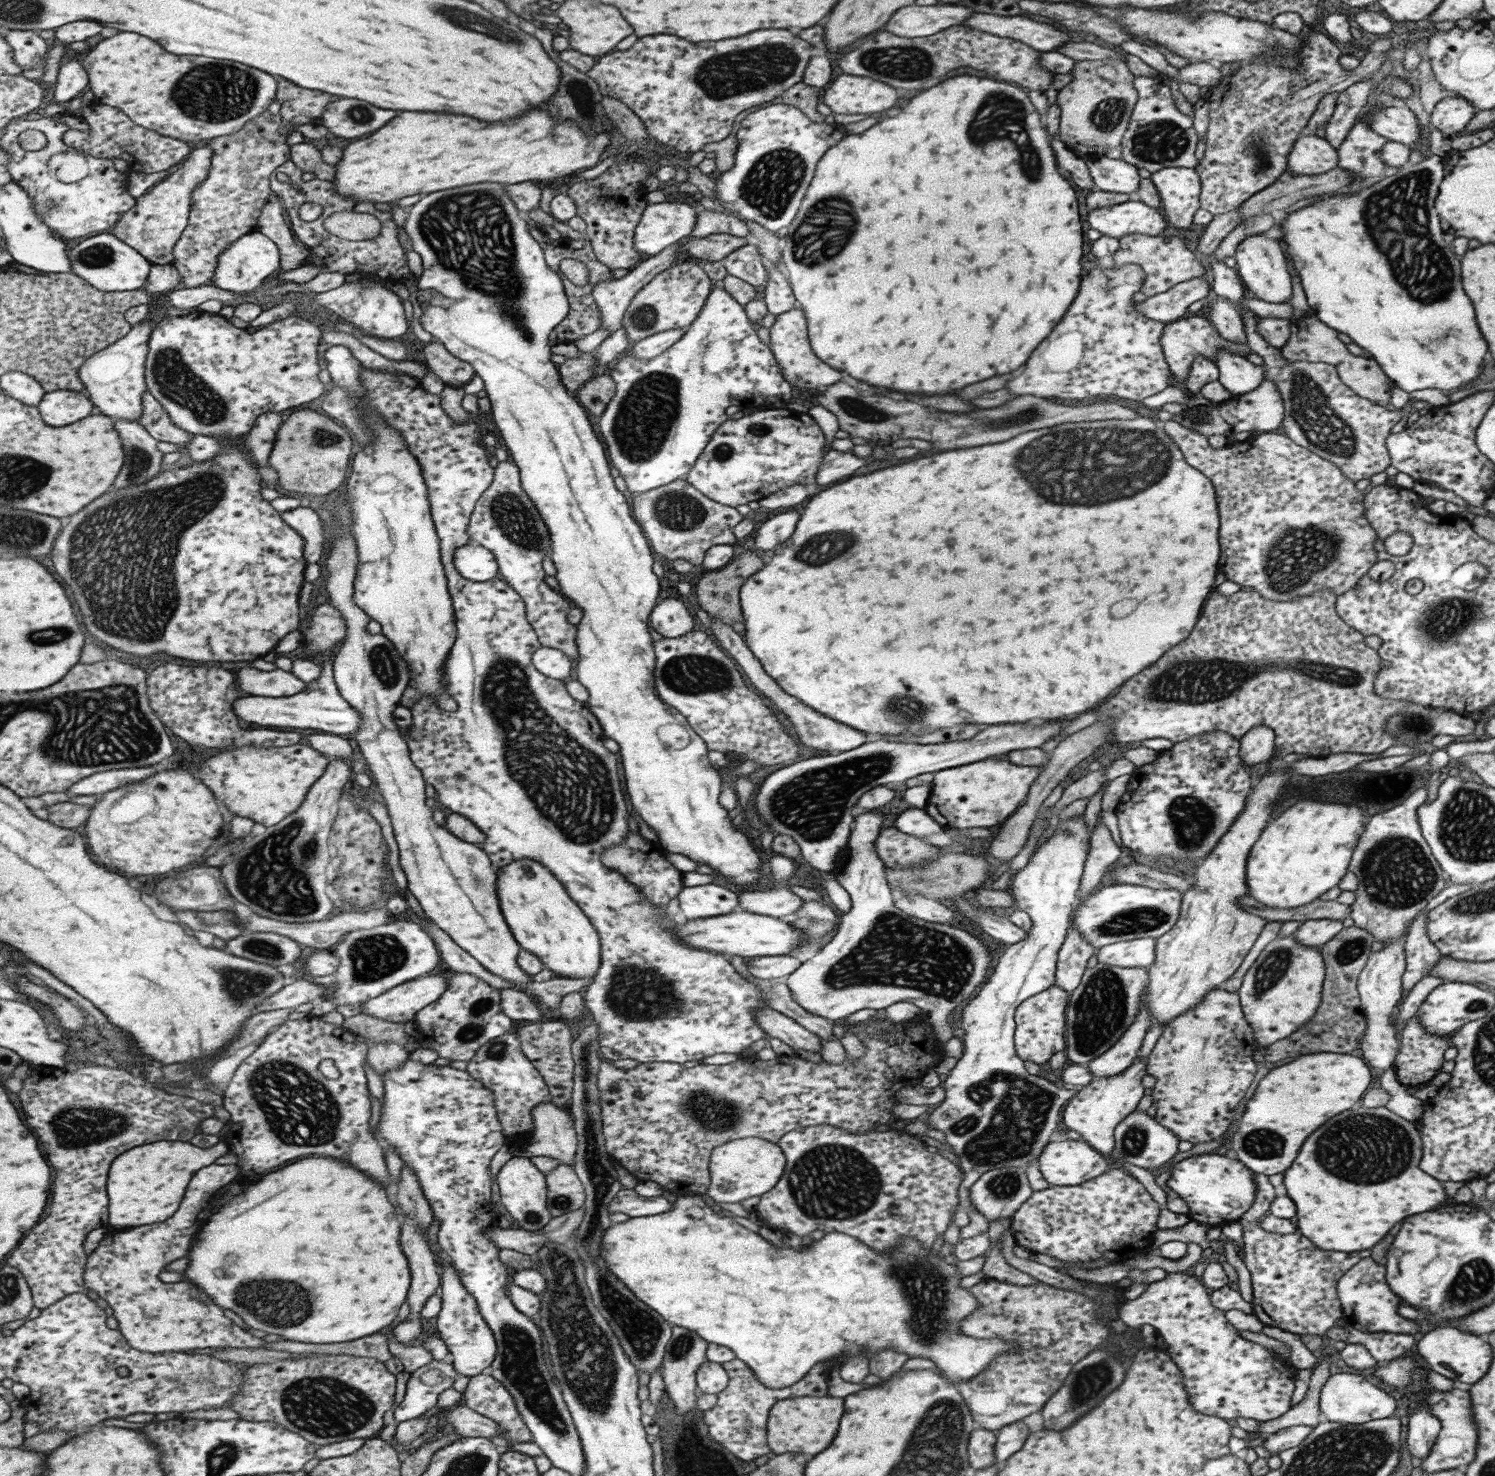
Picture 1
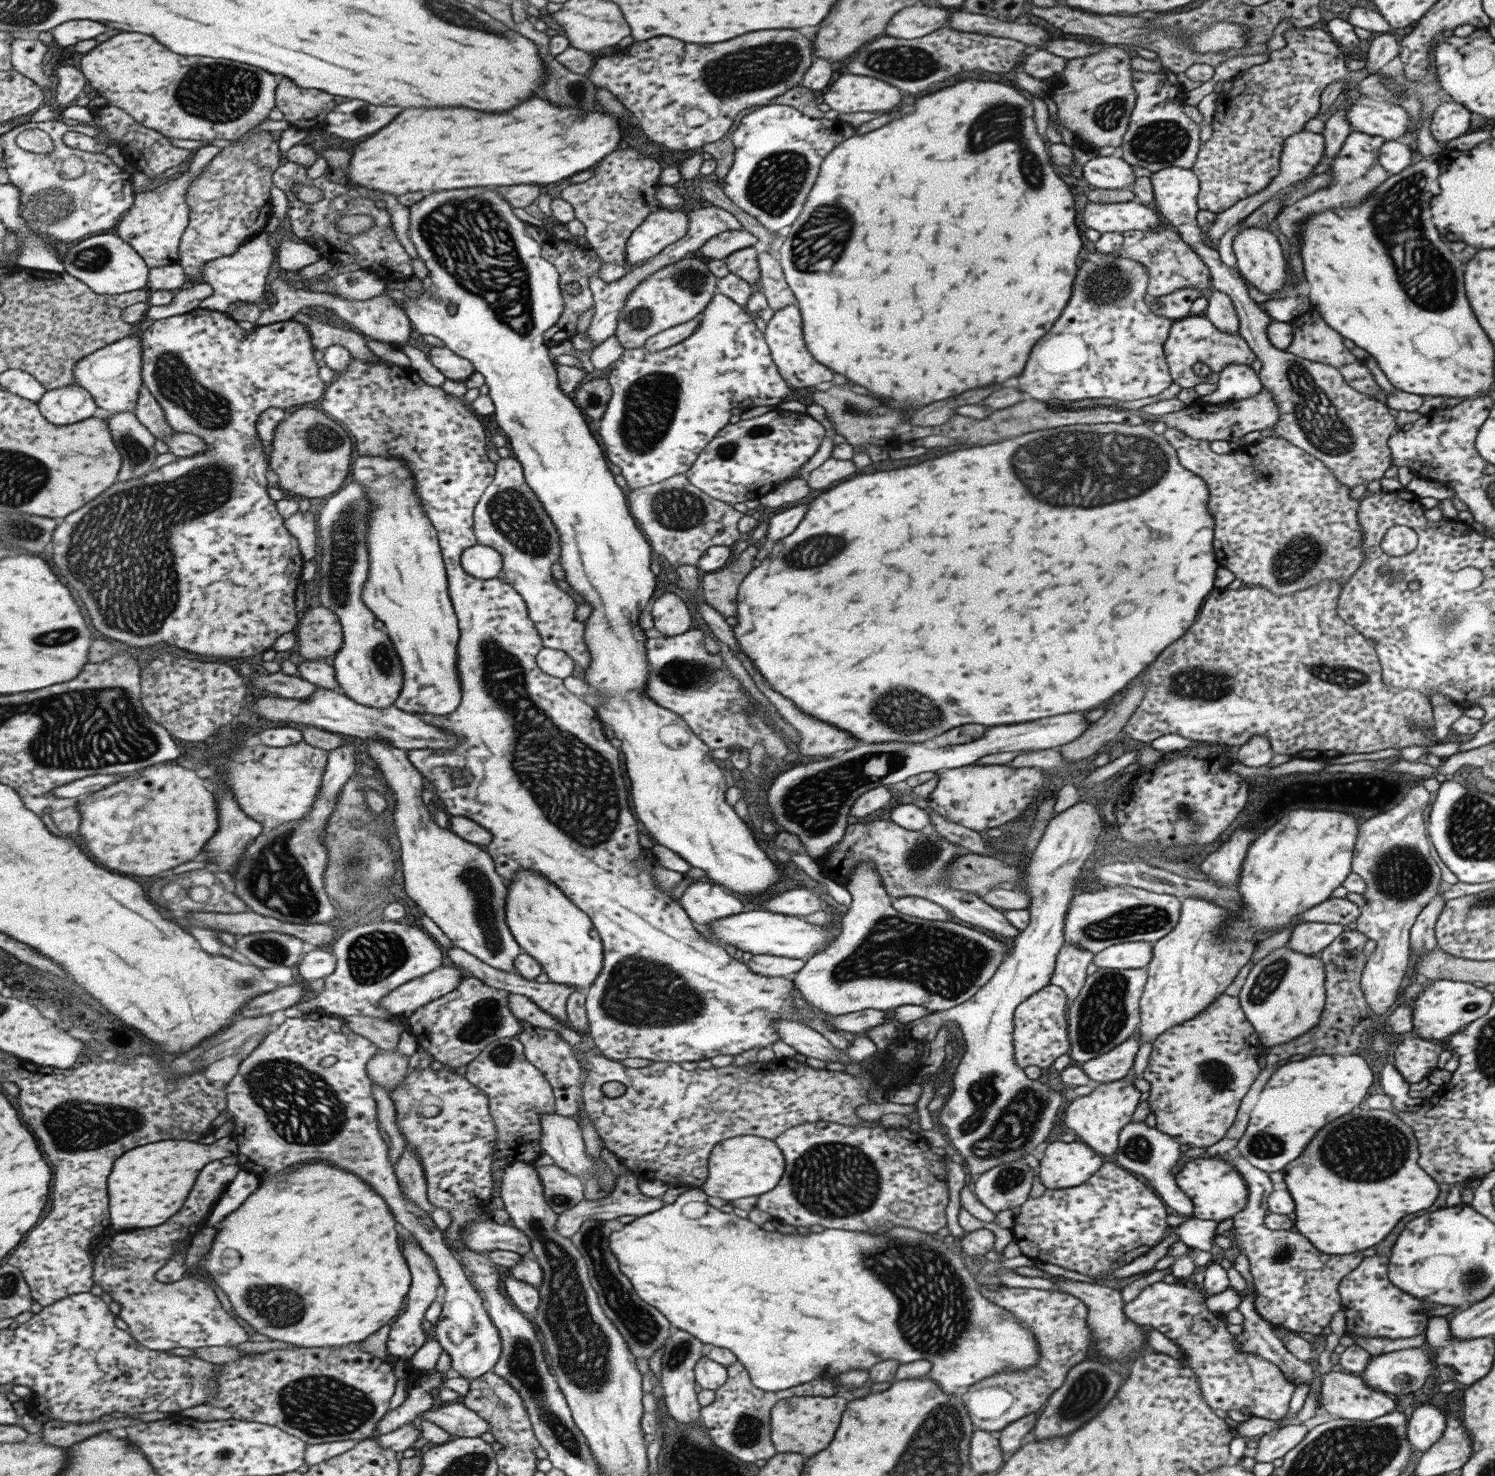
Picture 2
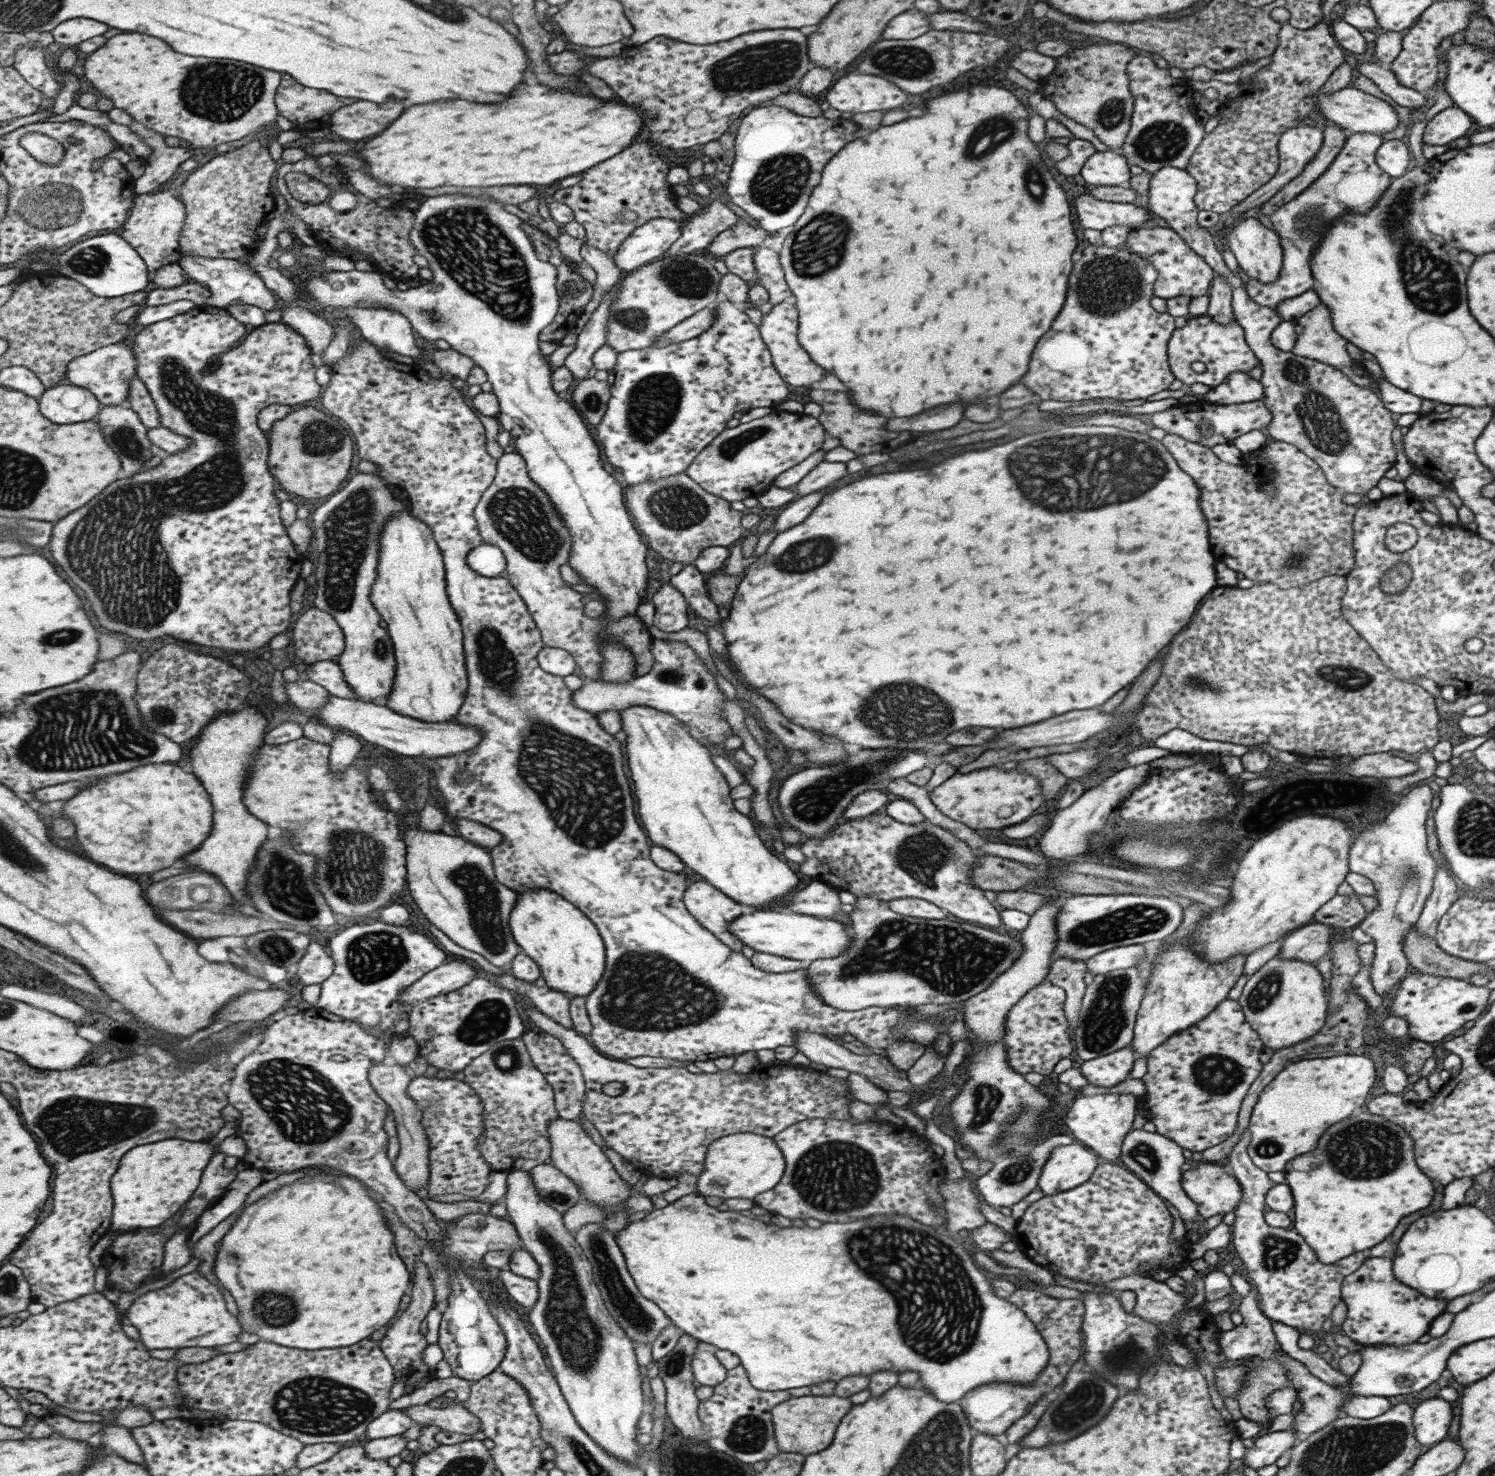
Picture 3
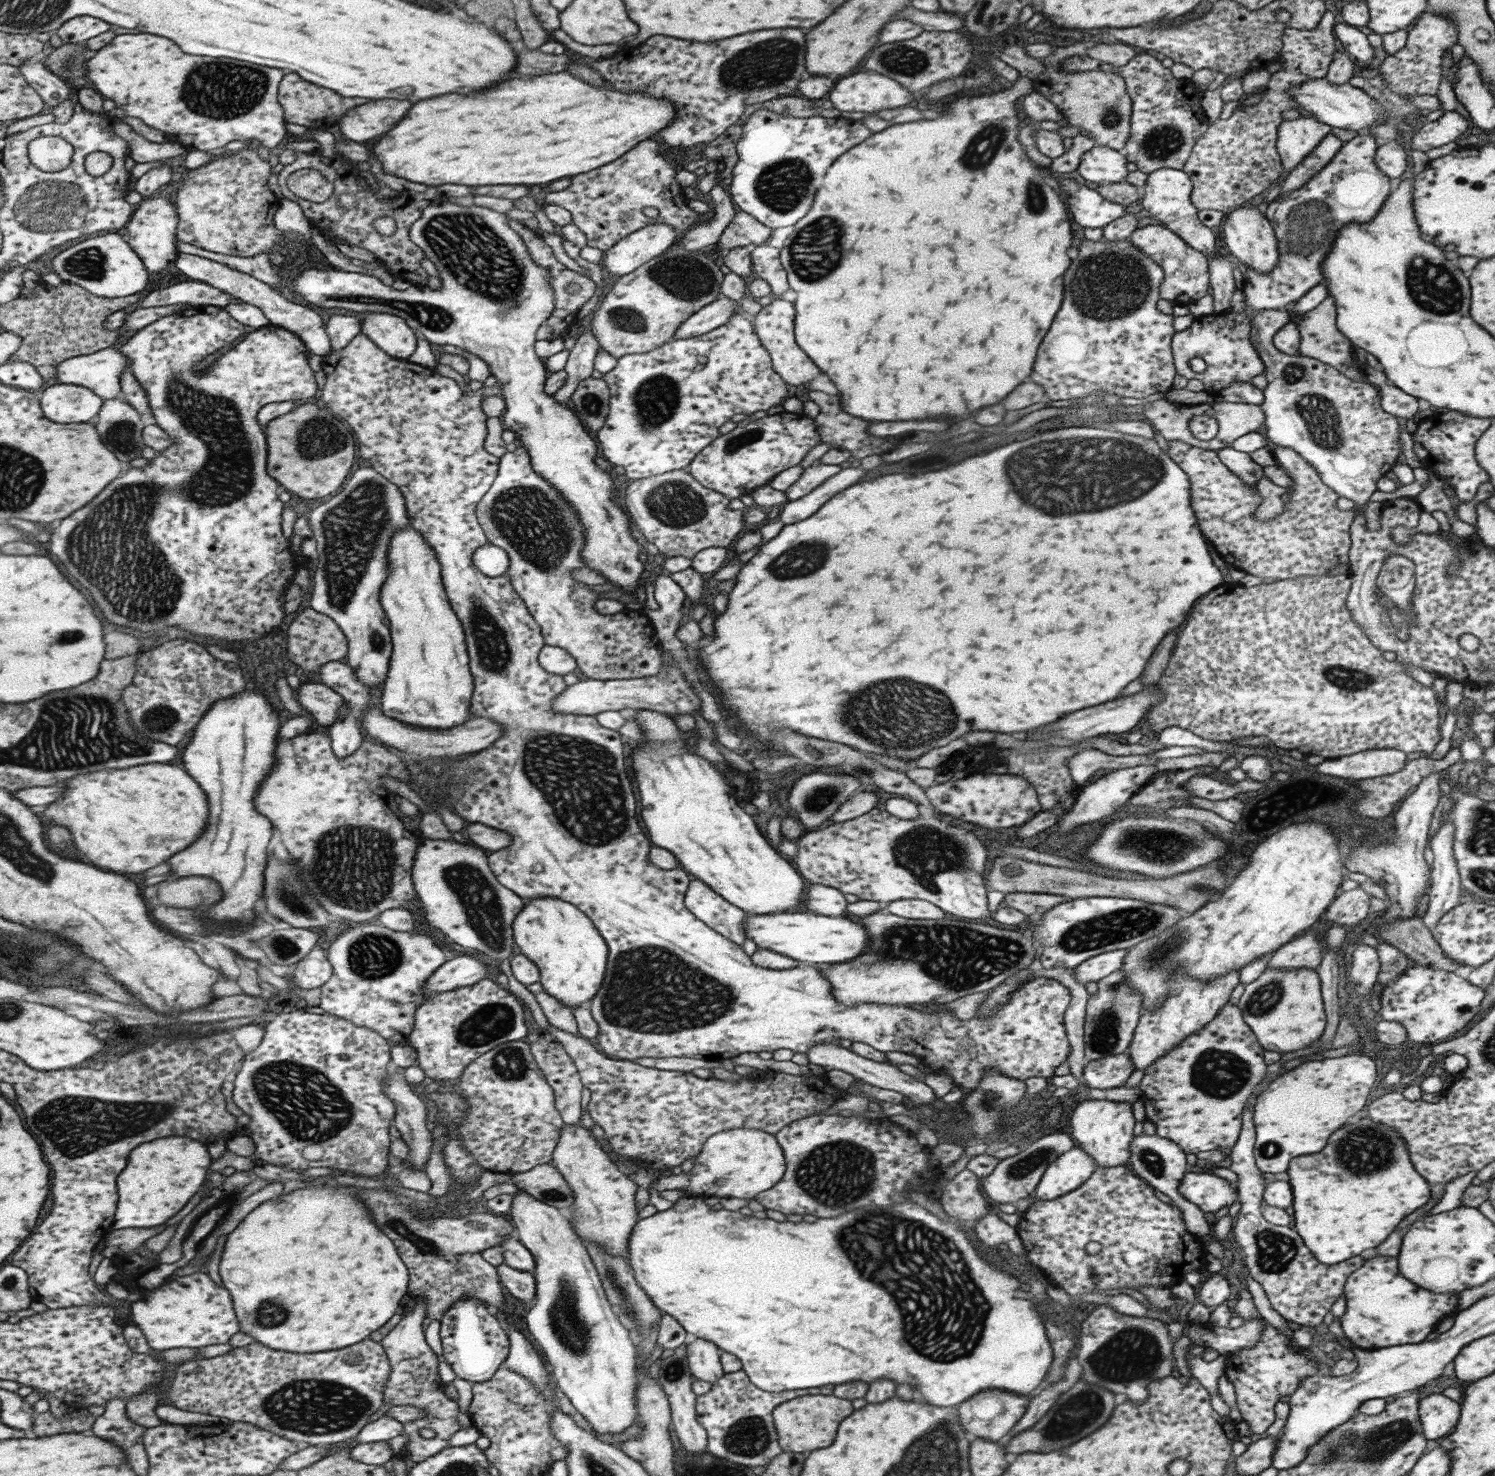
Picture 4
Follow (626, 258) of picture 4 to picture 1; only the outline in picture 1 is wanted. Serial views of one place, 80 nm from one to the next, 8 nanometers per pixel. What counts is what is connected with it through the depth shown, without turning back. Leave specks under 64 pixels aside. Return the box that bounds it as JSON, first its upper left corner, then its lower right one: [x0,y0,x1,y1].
[632,201,696,257]

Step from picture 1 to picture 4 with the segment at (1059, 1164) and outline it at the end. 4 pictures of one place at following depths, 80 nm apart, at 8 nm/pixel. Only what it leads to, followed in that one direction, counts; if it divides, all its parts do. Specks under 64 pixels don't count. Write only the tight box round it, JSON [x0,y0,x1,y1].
[1031,1146,1094,1201]

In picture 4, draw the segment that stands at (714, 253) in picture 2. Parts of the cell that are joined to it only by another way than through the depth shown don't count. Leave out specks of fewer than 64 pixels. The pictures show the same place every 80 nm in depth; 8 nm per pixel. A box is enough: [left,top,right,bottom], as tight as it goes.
[717,211,771,251]

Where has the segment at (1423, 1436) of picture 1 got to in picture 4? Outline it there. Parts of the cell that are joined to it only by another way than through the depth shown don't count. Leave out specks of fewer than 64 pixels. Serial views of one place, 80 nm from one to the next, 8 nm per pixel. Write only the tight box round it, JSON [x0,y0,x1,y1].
[1418,1393,1459,1441]

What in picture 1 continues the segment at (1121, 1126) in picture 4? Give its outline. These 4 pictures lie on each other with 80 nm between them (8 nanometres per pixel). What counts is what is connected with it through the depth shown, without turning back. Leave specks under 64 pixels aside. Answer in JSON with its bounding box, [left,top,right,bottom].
[1061,1058,1146,1154]

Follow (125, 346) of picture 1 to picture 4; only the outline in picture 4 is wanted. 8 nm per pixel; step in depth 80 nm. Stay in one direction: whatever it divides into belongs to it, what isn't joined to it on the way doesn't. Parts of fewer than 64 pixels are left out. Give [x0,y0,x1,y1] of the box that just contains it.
[53,347,131,400]

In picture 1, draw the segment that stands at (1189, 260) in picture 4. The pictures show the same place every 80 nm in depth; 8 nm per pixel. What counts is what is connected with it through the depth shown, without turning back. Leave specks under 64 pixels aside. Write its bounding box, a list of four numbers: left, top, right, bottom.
[1113,234,1207,297]

